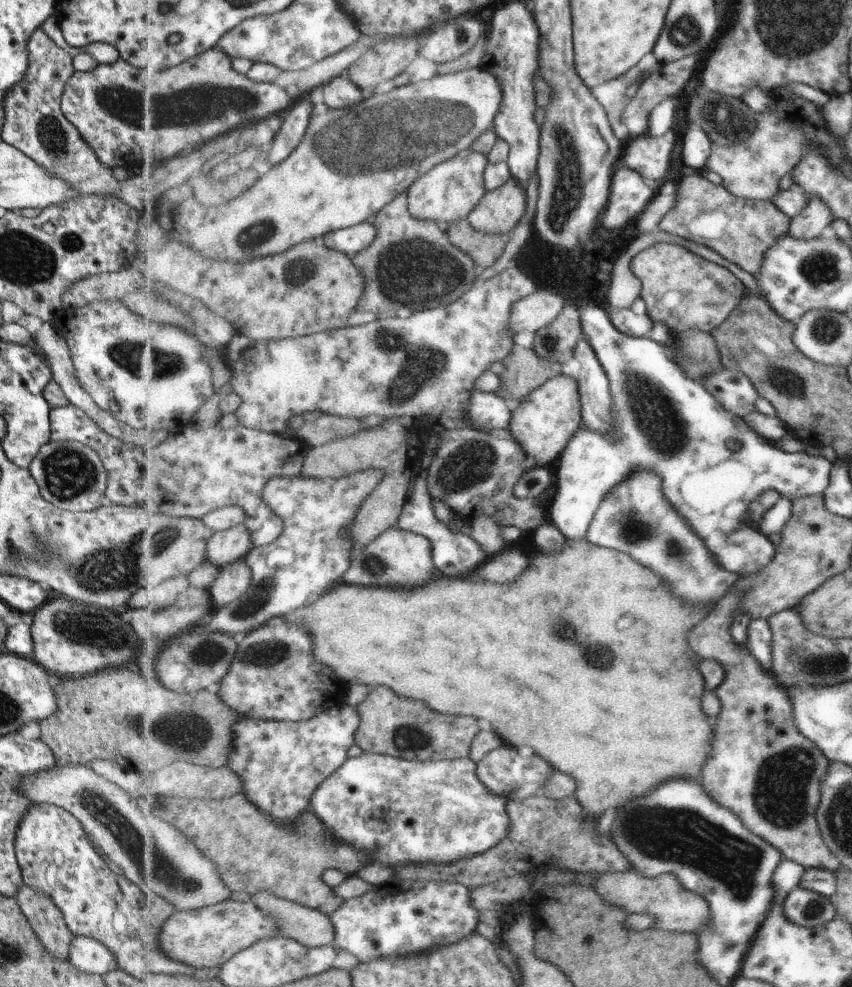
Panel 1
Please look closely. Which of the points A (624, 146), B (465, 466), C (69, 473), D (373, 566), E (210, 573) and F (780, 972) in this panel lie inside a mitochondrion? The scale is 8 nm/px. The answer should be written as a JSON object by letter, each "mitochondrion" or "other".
{"A":"other","B":"mitochondrion","C":"mitochondrion","D":"mitochondrion","E":"other","F":"other"}

